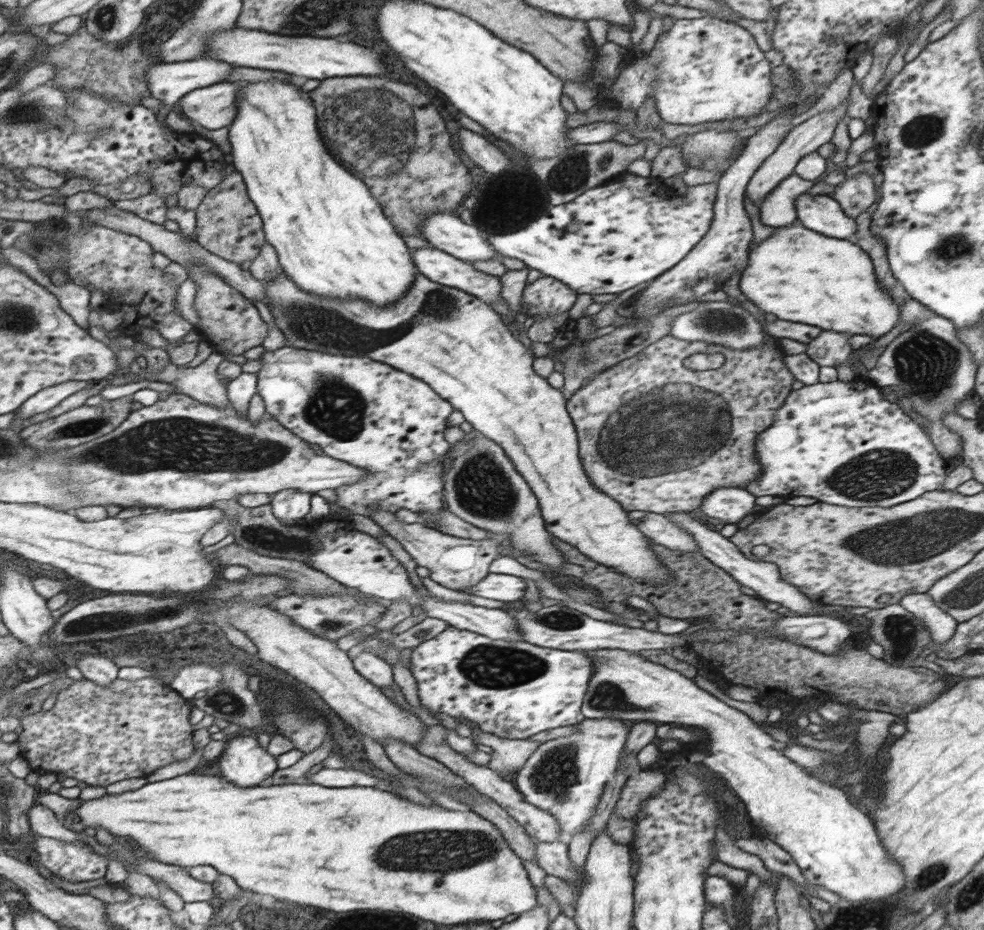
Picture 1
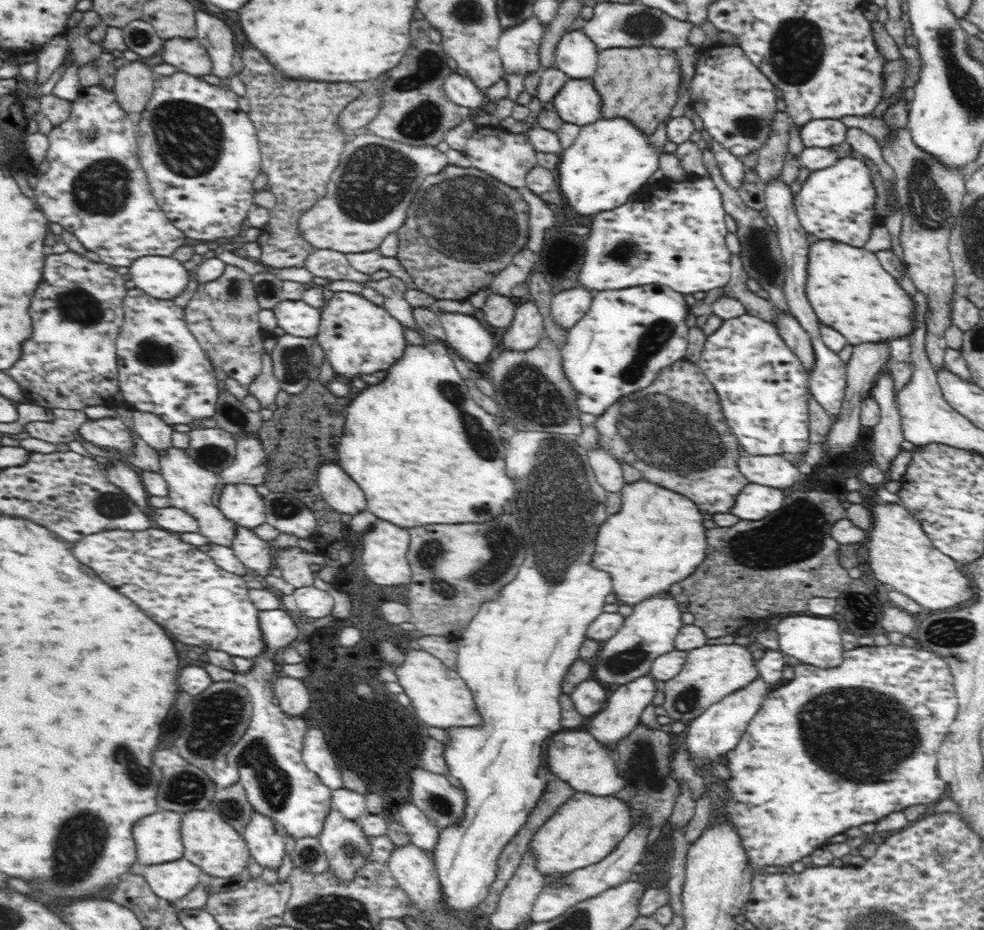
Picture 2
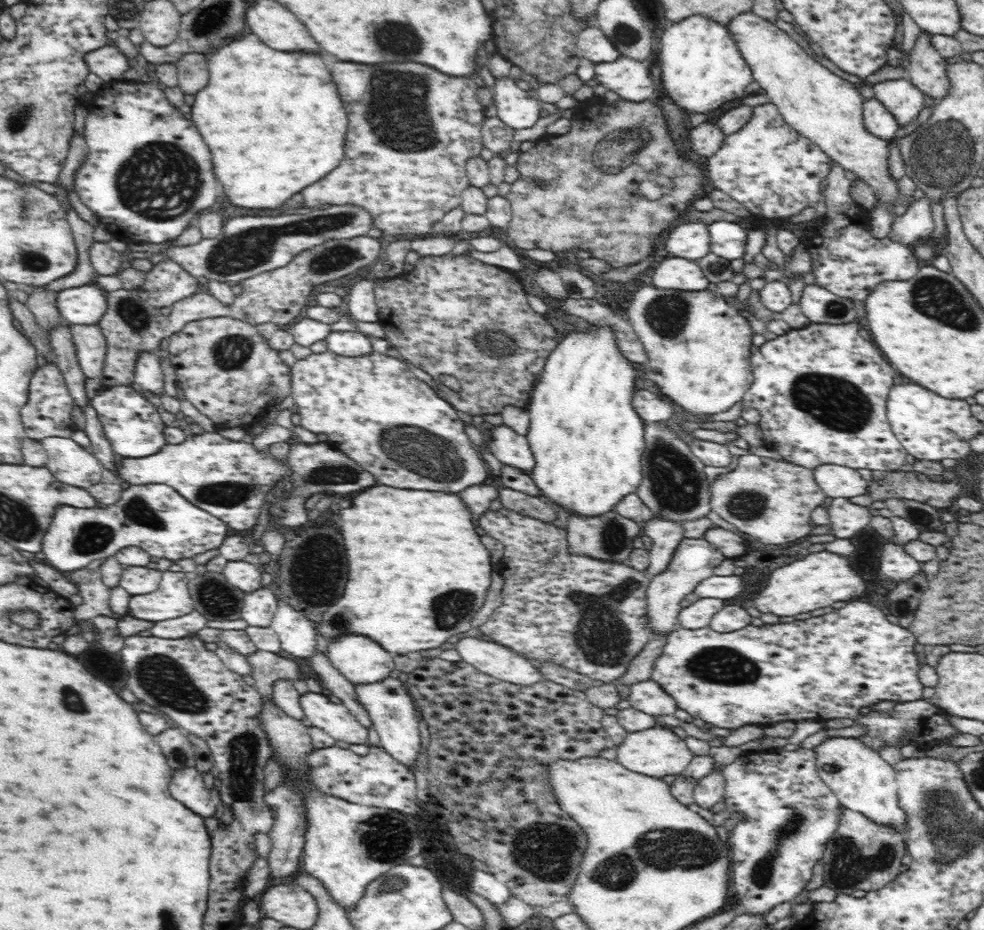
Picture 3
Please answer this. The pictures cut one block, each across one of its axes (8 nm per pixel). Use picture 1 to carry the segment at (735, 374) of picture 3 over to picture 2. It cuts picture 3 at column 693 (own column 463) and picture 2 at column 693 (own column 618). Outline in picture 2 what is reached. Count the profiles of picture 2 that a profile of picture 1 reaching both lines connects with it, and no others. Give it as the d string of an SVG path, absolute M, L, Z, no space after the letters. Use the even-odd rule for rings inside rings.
M645 478L632 484L624 484L619 494L622 499L620 512L609 515L606 522L598 529L591 565L610 575L613 593L618 602L636 606L650 596L668 592L672 584L698 571L700 564L706 560L704 556L707 552L707 530L703 526L702 512L692 500L653 482L648 482Z

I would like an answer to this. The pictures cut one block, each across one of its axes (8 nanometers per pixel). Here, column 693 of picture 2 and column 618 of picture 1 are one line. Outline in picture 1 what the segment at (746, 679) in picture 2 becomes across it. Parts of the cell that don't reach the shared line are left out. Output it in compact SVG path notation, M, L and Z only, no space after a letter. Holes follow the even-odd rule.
M620 649L584 651L595 664L594 675L588 682L588 692L581 706L584 718L614 718L634 723L670 723L675 726L700 728L708 740L703 765L718 772L745 804L747 813L760 837L767 837L788 851L802 870L802 876L815 886L837 893L841 899L855 901L888 901L896 897L905 886L903 867L882 847L872 817L856 808L842 789L820 782L804 768L800 768L781 751L778 742L760 728L748 715L719 700L696 685L695 681L680 672L654 663Z

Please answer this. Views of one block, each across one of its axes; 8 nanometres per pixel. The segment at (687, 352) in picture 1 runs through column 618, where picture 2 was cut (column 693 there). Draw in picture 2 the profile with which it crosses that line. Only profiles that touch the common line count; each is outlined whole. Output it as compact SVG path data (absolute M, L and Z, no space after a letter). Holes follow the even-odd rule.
M685 358L665 366L650 386L620 398L610 409L604 410L604 414L598 416L593 424L600 434L600 449L620 464L634 466L648 482L689 498L702 513L730 513L736 497L749 483L737 468L743 451L727 424L715 387L697 363Z

